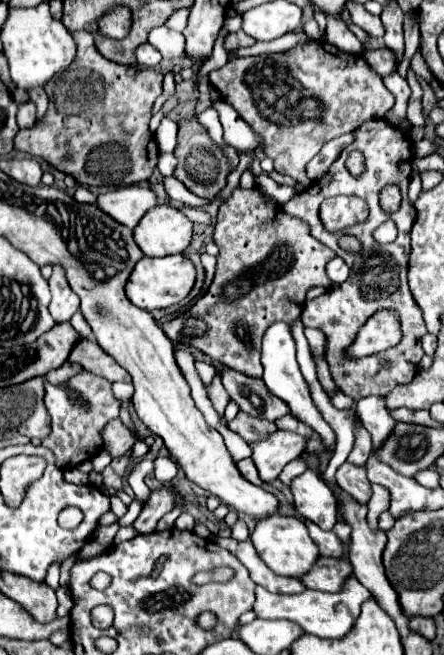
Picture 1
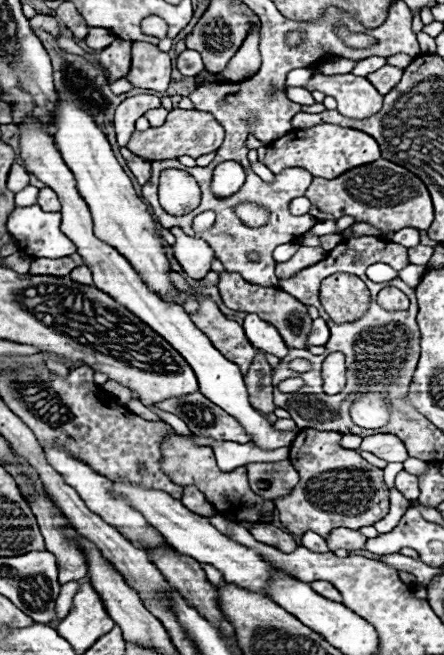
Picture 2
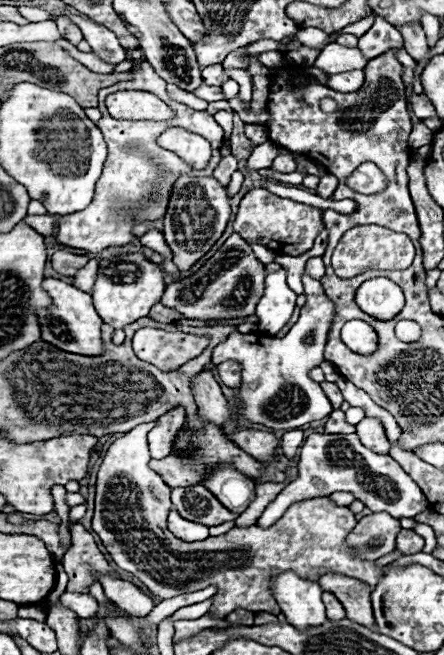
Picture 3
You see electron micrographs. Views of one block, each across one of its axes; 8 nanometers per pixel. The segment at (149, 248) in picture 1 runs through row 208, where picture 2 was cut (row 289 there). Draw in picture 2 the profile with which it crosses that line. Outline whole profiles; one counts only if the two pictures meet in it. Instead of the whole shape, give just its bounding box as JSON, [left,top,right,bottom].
[52,102,180,304]

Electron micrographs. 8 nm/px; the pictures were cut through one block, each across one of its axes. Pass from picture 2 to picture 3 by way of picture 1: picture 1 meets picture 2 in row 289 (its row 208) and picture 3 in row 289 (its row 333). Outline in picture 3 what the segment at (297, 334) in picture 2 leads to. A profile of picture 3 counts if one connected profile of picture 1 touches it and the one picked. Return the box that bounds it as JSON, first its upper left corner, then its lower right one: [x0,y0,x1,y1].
[162,232,264,322]

